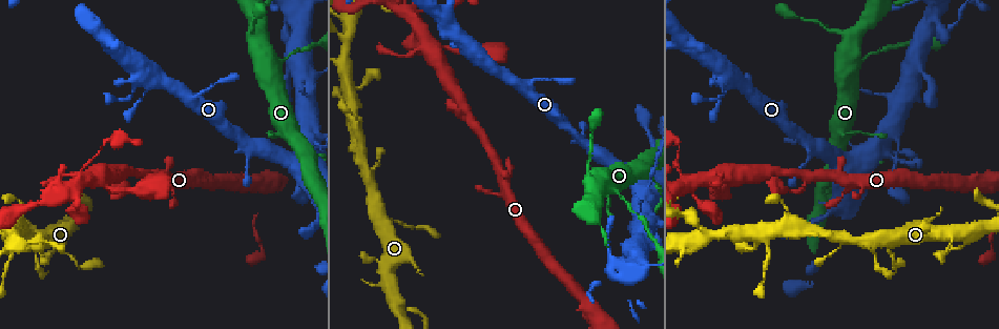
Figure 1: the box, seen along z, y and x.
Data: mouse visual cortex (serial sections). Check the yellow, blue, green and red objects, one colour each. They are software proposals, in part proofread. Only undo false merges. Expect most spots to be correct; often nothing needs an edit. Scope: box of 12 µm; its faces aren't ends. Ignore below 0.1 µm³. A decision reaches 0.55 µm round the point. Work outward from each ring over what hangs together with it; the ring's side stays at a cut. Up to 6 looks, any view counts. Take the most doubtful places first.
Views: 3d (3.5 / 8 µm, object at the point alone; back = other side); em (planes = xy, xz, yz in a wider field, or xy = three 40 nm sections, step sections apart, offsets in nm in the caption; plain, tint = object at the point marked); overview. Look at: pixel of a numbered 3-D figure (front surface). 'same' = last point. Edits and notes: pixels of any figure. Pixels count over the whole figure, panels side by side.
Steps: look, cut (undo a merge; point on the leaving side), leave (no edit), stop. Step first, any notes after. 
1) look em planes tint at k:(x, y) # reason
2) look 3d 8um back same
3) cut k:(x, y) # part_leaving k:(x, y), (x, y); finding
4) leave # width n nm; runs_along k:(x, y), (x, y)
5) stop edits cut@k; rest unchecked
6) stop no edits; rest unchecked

look 3d 3.5um at 1:(637, 185) # thick turns thin

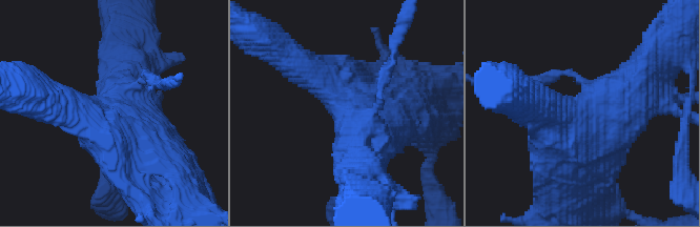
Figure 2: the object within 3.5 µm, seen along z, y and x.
look em xy step 2 tint at 2:(348, 113)

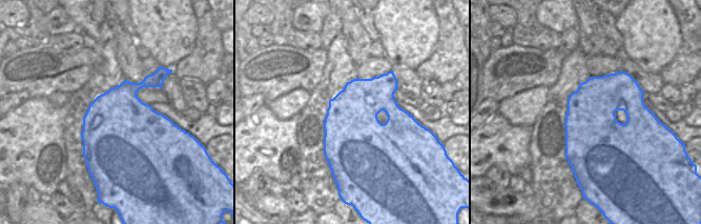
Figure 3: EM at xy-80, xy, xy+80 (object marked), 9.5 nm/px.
leave # runs_along 2:(299, 63), (356, 109), (359, 161); continuous, no second cell

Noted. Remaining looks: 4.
look 3d 3.5um back at 1:(288, 57) # calibre changes

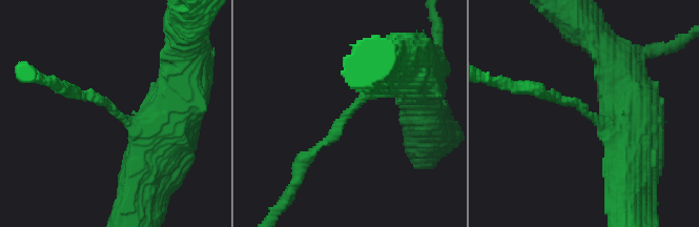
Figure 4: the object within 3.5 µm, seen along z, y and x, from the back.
look em planes tint at 4:(115, 113)

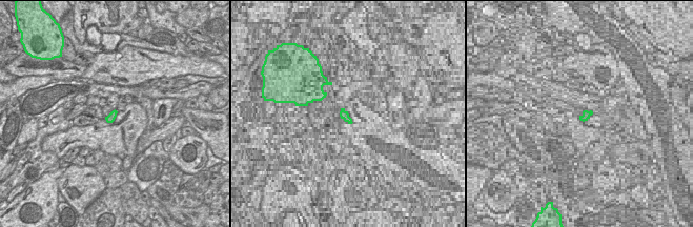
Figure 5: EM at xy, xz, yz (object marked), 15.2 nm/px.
leave # continuous, no second cell

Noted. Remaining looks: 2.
look 3d 3.5um at 1:(875, 238) # sudden change in width

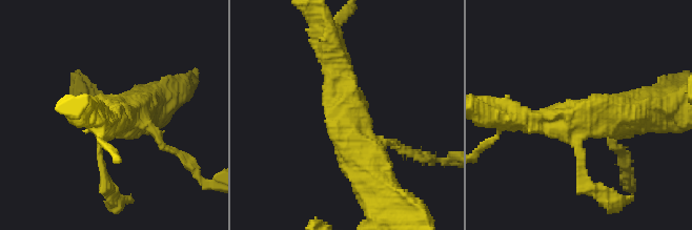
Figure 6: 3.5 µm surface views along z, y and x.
look em xy step 2 tint at 6:(348, 112)

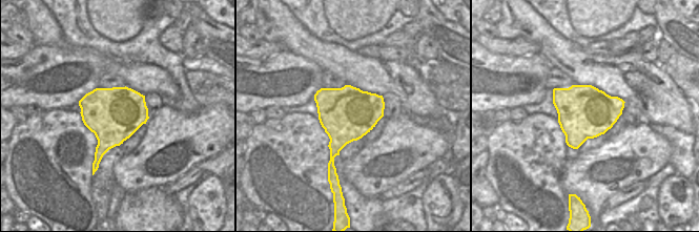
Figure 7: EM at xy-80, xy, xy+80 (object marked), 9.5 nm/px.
leave # runs_along 6:(372, 174), (349, 131), (330, 48); continuous, no second cell

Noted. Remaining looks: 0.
stop no edits; rest unchecked

